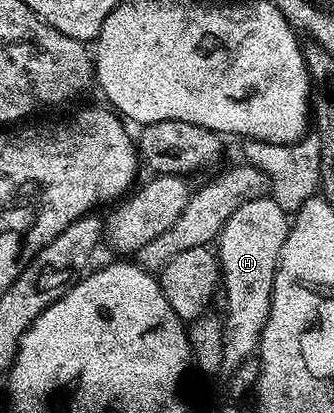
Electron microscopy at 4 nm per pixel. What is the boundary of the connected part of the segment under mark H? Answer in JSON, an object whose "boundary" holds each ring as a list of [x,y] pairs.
{"boundary":[[[262,196],[235,208],[215,243],[215,253],[221,267],[223,295],[227,298],[222,356],[226,371],[231,372],[243,364],[243,360],[258,353],[273,307],[277,261],[281,258],[290,225],[290,215],[272,197]]]}

